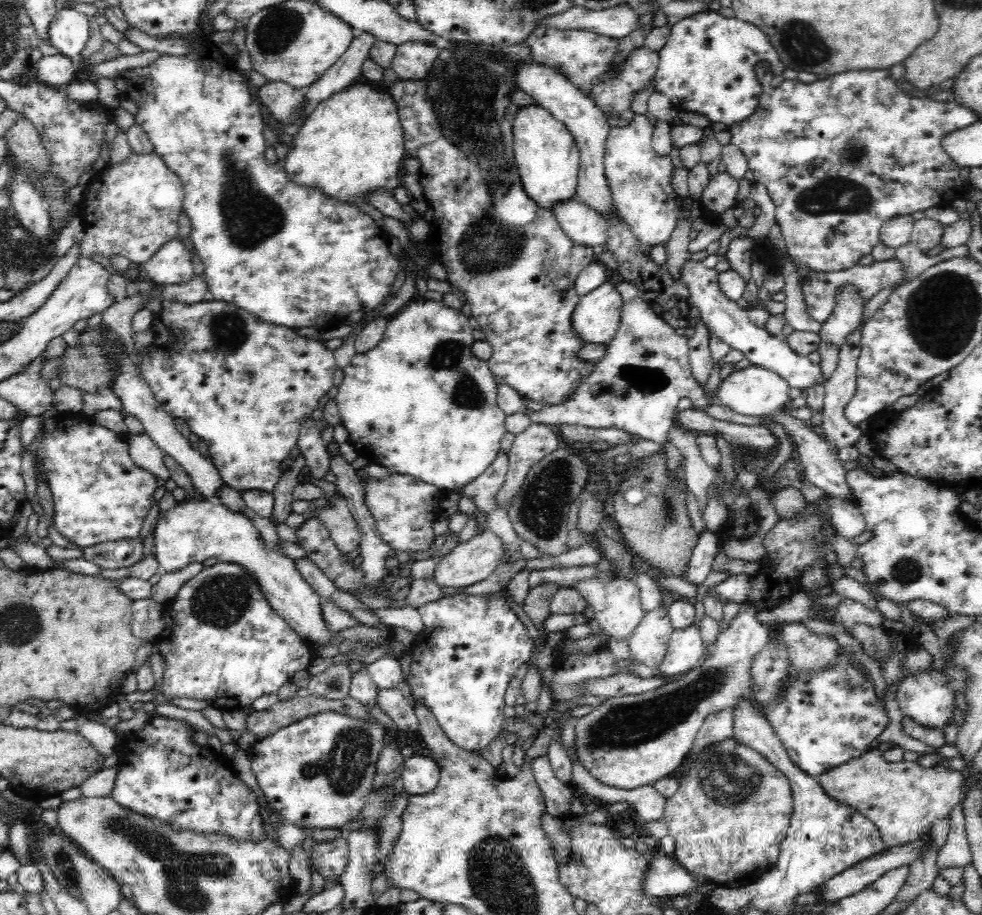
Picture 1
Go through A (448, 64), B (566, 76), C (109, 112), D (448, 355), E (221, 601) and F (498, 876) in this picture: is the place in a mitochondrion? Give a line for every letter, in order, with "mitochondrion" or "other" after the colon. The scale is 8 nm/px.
A: mitochondrion
B: other
C: other
D: mitochondrion
E: mitochondrion
F: mitochondrion

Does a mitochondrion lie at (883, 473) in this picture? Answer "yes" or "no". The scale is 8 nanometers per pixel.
no

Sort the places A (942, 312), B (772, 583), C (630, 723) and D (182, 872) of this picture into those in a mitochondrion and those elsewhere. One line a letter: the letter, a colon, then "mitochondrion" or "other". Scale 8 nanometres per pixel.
A: mitochondrion
B: other
C: mitochondrion
D: mitochondrion

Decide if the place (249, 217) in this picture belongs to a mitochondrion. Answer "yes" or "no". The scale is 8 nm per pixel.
yes

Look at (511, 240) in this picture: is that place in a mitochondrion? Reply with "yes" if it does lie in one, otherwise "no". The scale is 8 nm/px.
yes

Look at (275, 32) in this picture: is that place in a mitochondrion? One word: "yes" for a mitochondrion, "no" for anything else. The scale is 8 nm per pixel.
yes

